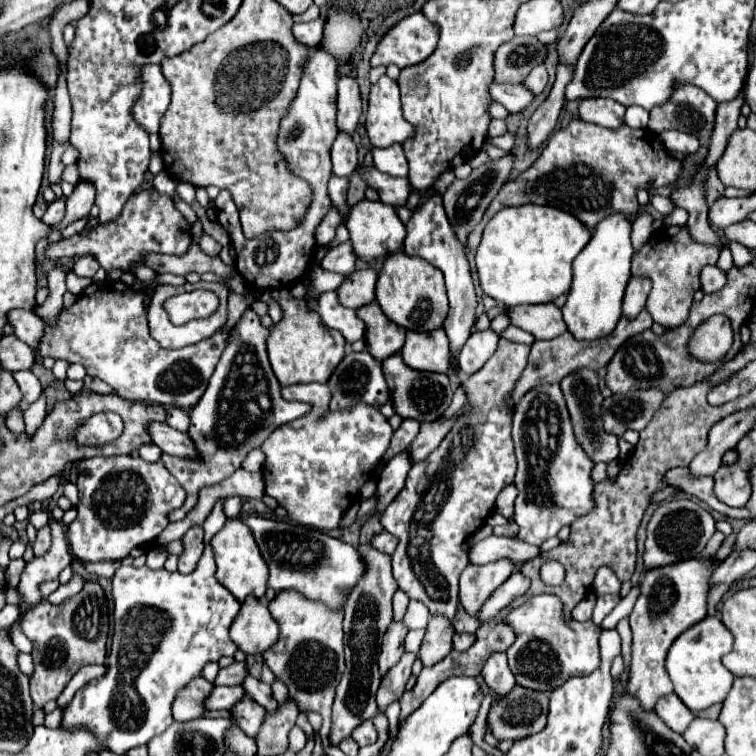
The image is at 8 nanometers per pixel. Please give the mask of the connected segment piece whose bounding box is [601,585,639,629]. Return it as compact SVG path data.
M639 585L637 587L633 587L631 591L629 591L629 595L627 597L623 597L621 601L619 601L619 605L603 619L603 623L601 623L601 627L603 629L613 629L623 617L629 617L631 615L631 609L633 609L633 605L635 605L635 599L639 597Z

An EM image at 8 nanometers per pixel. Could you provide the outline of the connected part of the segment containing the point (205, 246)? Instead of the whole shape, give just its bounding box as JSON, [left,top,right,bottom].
[199,233,221,255]

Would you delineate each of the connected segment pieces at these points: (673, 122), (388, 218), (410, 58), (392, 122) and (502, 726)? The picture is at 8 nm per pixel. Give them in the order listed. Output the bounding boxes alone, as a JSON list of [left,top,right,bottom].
[[647,83,717,145],[345,199,405,263],[371,11,439,69],[365,75,415,147],[487,685,547,741]]

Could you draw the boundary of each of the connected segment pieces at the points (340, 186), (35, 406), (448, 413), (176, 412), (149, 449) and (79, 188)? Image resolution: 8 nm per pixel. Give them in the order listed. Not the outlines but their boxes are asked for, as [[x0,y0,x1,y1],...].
[[329,175,349,215],[23,393,46,437],[441,387,465,418],[165,407,189,431],[138,444,162,462],[57,181,95,229]]

